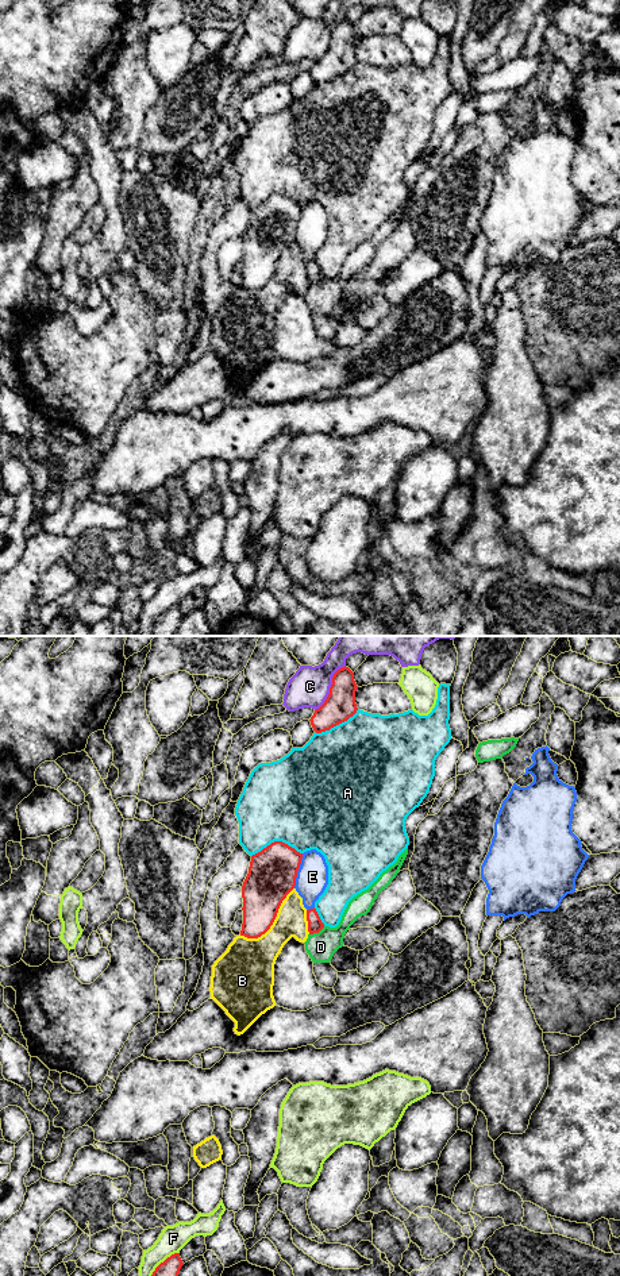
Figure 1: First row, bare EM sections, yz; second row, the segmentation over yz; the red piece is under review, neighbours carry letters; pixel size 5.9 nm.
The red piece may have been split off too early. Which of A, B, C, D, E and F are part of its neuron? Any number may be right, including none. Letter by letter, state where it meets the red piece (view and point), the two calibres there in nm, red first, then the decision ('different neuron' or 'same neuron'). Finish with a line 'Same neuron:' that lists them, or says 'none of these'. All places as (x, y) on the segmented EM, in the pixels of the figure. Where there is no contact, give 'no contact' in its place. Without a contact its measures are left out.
A: yz (276, 841) | 280/480 nm | different neuron
B: yz (273, 921) | 280/240 nm | different neuron
C: yz (330, 687) | 180/240 nm | different neuron
D: yz (316, 932) | 90/170 nm | different neuron
E: yz (297, 870) | 280/190 nm | different neuron
F: yz (165, 1260) | 110/160 nm | different neuron
Same neuron: none of these

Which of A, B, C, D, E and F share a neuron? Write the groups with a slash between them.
A / B / C / D / E / F

